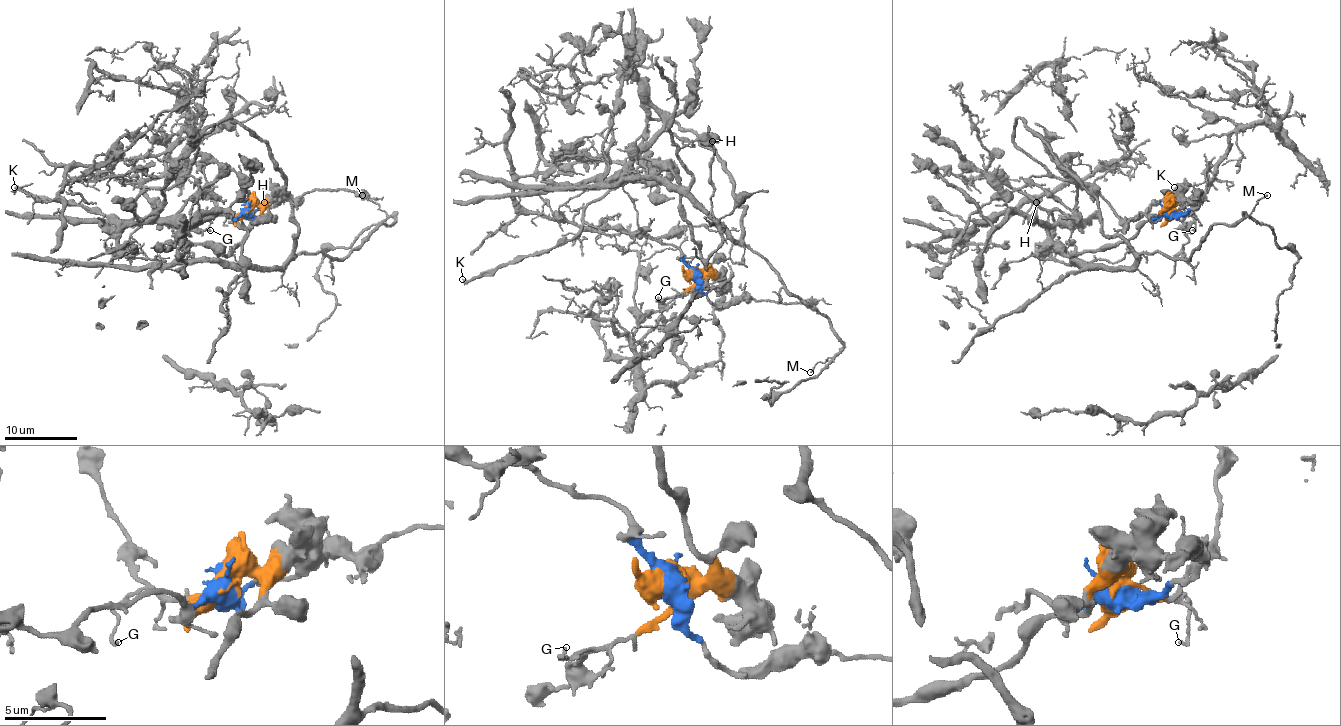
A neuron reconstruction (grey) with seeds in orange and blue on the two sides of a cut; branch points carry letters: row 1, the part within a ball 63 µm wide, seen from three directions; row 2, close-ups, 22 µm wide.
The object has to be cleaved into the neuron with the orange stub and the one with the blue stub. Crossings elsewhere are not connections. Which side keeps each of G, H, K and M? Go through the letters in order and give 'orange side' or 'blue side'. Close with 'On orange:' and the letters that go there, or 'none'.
G: orange side
H: orange side
K: blue side
M: blue side
On orange: G, H

